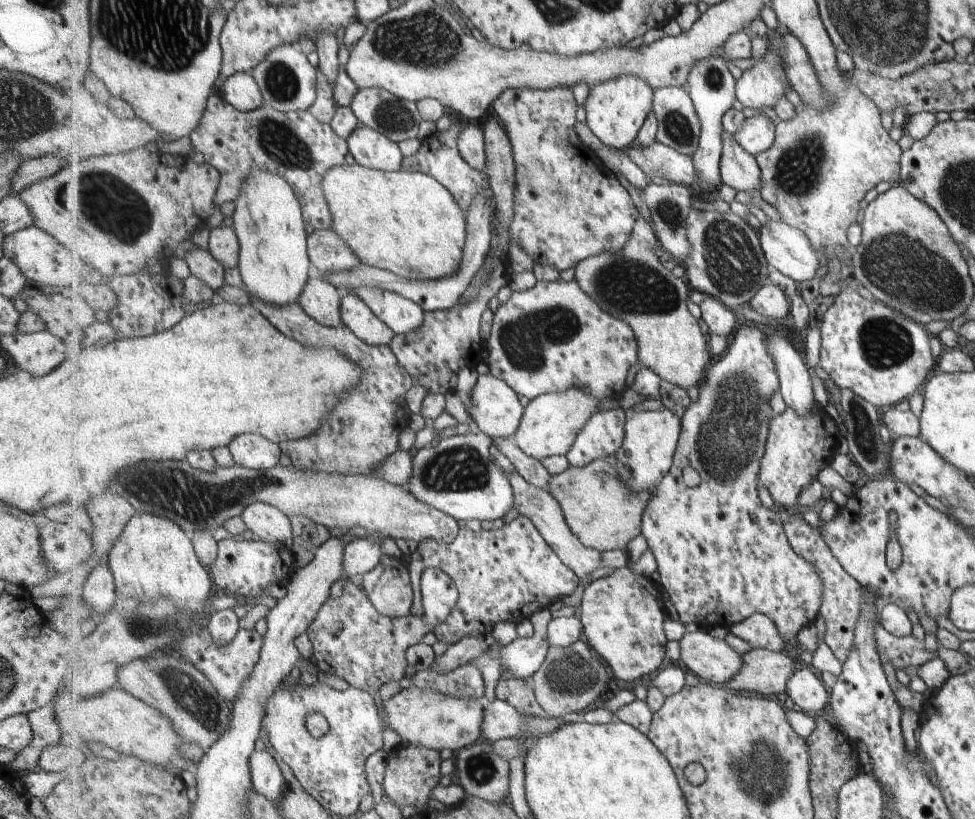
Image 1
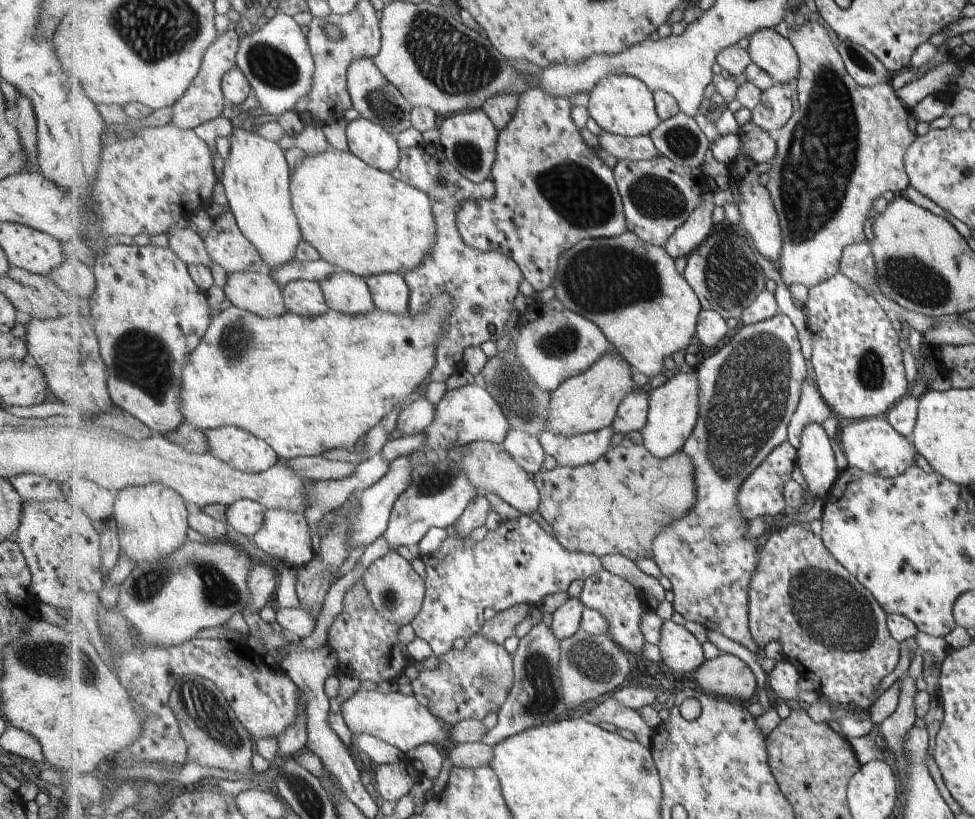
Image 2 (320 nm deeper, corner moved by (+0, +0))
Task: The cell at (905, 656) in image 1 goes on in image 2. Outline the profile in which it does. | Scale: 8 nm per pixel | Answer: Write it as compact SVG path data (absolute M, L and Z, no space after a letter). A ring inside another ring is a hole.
M800 523L797 526L787 526L781 528L779 532L773 533L768 541L759 551L760 564L756 570L755 577L752 578L749 593L750 608L750 627L754 641L762 647L767 646L771 640L776 640L782 647L781 654L787 660L791 661L804 679L813 682L815 691L824 695L827 702L833 707L842 704L846 707L871 708L873 704L873 694L879 686L882 678L891 674L897 664L899 664L899 650L901 644L896 638L893 638L890 628L888 627L888 614L880 605L880 602L865 588L860 579L855 578L834 556L833 553L825 546L822 535L815 535L807 525Z

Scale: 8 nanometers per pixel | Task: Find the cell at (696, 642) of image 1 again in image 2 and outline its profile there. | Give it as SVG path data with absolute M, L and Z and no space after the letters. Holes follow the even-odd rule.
M665 621L657 645L661 659L673 670L694 674L706 661L701 642L685 628L675 622Z

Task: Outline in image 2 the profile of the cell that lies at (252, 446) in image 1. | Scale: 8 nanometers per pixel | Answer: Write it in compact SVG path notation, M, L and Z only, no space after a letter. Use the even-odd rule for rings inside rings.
M222 426L202 431L208 442L209 453L240 471L260 473L281 460L269 442L244 428Z

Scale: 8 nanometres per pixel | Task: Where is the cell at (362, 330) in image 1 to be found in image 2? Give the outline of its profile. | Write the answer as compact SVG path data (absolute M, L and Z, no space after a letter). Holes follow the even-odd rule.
M337 268L319 284L330 309L352 315L366 315L377 309L365 277Z

